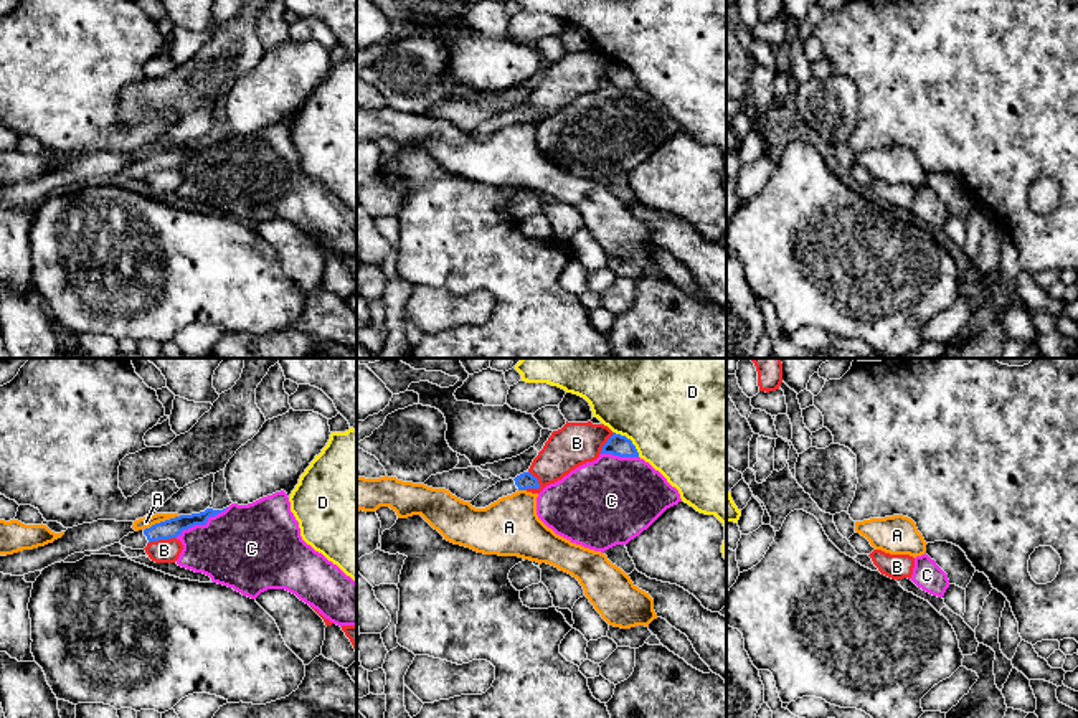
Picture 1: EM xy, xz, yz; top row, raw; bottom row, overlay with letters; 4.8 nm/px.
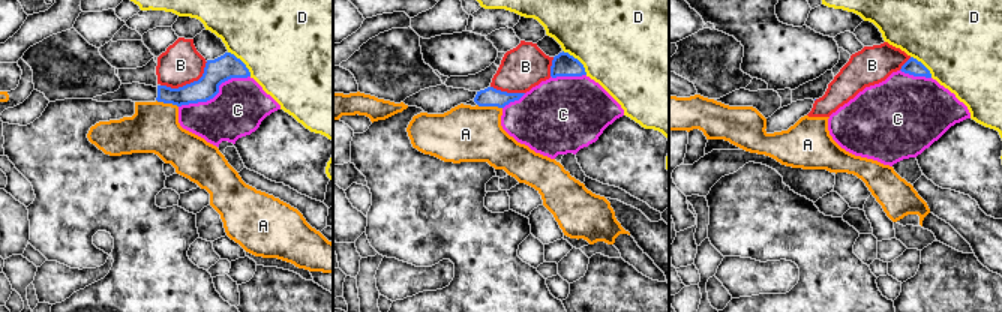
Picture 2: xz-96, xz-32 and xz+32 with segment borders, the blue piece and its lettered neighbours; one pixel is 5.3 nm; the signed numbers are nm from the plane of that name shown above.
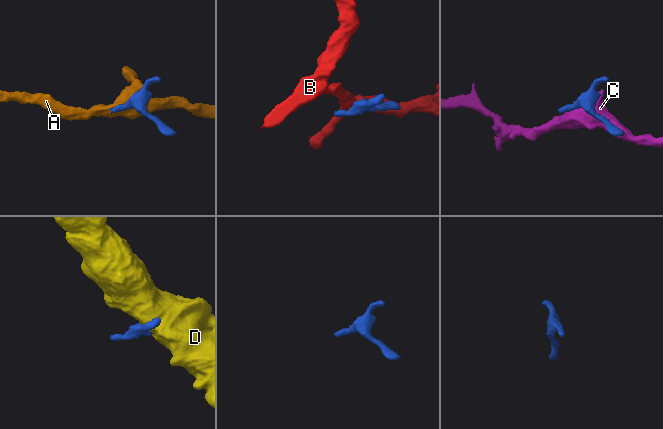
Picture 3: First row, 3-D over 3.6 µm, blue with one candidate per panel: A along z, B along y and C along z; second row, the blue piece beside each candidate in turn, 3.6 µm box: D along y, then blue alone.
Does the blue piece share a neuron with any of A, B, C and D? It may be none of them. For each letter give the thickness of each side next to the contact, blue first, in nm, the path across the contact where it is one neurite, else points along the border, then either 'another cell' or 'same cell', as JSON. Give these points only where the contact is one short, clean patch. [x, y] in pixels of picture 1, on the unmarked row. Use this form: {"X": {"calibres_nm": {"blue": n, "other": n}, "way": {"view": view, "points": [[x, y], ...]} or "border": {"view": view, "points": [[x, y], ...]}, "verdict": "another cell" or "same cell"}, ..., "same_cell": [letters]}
{"A": {"calibres_nm": {"blue": 100, "other": 60}, "border": {"view": "xy", "points": [[180, 146], [152, 154], [144, 160]]}, "verdict": "another cell"}, "B": {"calibres_nm": {"blue": 80, "other": 200}, "verdict": "another cell"}, "C": {"calibres_nm": {"blue": 100, "other": 420}, "verdict": "another cell"}, "D": {"calibres_nm": {"blue": 100, "other": 480}, "verdict": "another cell"}, "same_cell": []}

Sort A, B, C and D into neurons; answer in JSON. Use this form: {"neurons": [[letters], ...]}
{"neurons": [["A"], ["B"], ["C"], ["D"]]}

